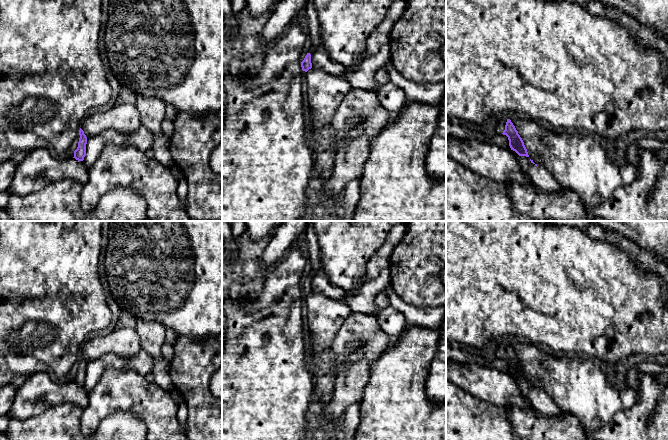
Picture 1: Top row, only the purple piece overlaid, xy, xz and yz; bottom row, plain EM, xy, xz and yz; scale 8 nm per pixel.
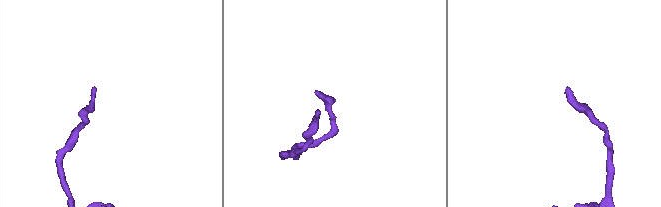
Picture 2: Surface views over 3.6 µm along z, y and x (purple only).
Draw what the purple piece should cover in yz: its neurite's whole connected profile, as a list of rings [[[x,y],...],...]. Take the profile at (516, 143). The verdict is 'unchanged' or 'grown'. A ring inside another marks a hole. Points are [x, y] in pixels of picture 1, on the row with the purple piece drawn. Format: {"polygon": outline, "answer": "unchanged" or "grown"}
{"polygon": [[[500,119],[494,124],[493,129],[498,134],[503,134],[508,137],[511,150],[515,151],[519,156],[529,157],[524,142],[510,119]]], "answer": "grown"}

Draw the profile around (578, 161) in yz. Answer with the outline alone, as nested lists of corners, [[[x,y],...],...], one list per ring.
[[[511,116],[509,119],[522,138],[529,158],[538,167],[546,168],[562,187],[575,191],[589,208],[603,204],[616,189],[627,187],[637,177],[637,165],[619,165],[611,161],[598,137],[586,133],[555,131],[526,118]]]

